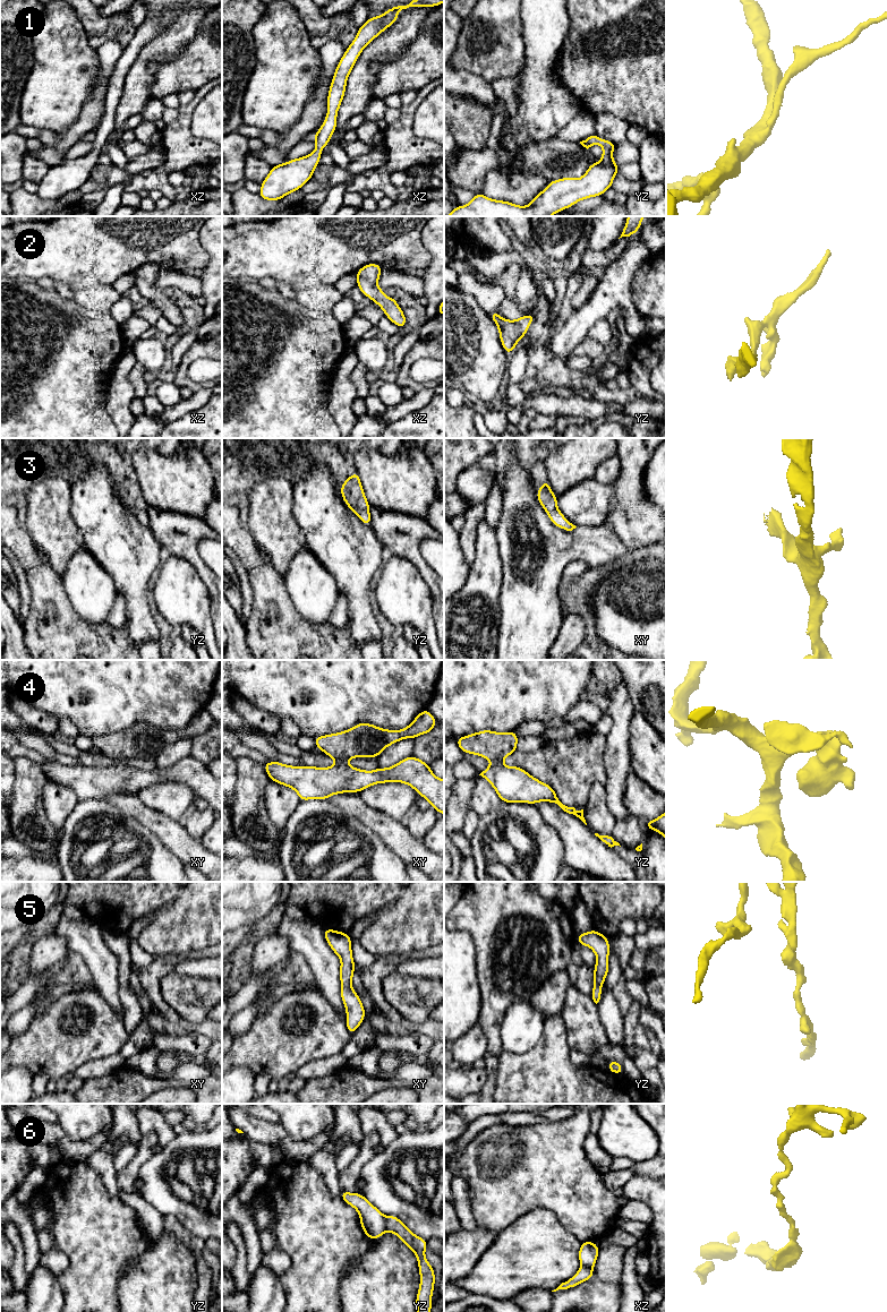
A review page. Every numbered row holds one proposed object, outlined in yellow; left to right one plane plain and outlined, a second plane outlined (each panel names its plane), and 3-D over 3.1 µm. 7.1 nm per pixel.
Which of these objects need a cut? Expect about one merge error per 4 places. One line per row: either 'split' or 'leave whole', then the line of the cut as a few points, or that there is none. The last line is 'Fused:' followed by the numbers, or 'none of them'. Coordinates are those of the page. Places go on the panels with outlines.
1: leave whole; no cut
2: leave whole; no cut
3: leave whole; no cut
4: split; cut in yz along (501, 761), (493, 763)
5: leave whole; no cut
6: split; cut in yz along (384, 1217), (384, 1224), (387, 1229)
Fused: 4, 6

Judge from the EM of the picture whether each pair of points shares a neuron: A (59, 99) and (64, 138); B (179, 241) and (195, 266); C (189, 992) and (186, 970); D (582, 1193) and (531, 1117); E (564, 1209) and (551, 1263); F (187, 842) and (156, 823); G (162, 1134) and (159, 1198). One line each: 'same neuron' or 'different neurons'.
A: different neurons
B: same neuron
C: different neurons
D: different neurons
E: different neurons
F: same neuron
G: different neurons

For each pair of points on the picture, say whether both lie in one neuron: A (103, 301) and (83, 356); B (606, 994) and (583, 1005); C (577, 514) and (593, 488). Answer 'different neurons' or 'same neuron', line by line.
A: different neurons
B: different neurons
C: same neuron

